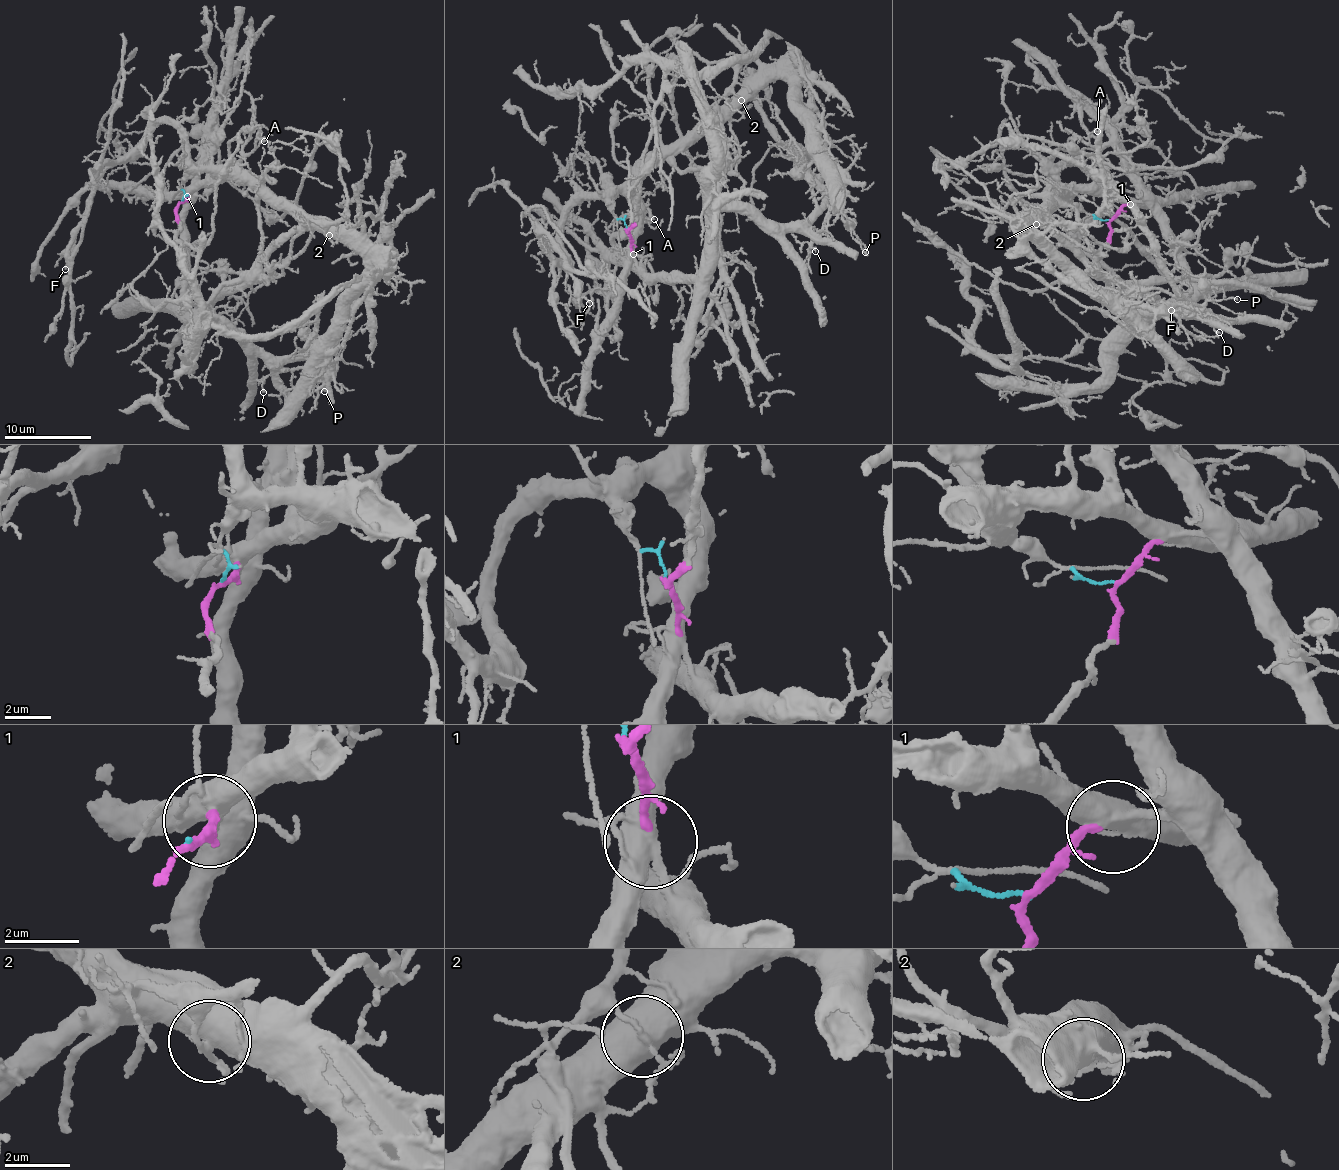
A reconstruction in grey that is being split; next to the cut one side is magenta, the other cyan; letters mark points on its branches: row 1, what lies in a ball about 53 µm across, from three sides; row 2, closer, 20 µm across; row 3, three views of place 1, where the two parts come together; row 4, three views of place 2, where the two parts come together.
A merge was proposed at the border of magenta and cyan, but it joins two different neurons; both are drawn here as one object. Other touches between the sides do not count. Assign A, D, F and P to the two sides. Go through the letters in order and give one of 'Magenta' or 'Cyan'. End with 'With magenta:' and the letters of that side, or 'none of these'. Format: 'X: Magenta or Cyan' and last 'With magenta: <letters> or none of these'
A: Cyan
D: Magenta
F: Cyan
P: Cyan
With magenta: D

